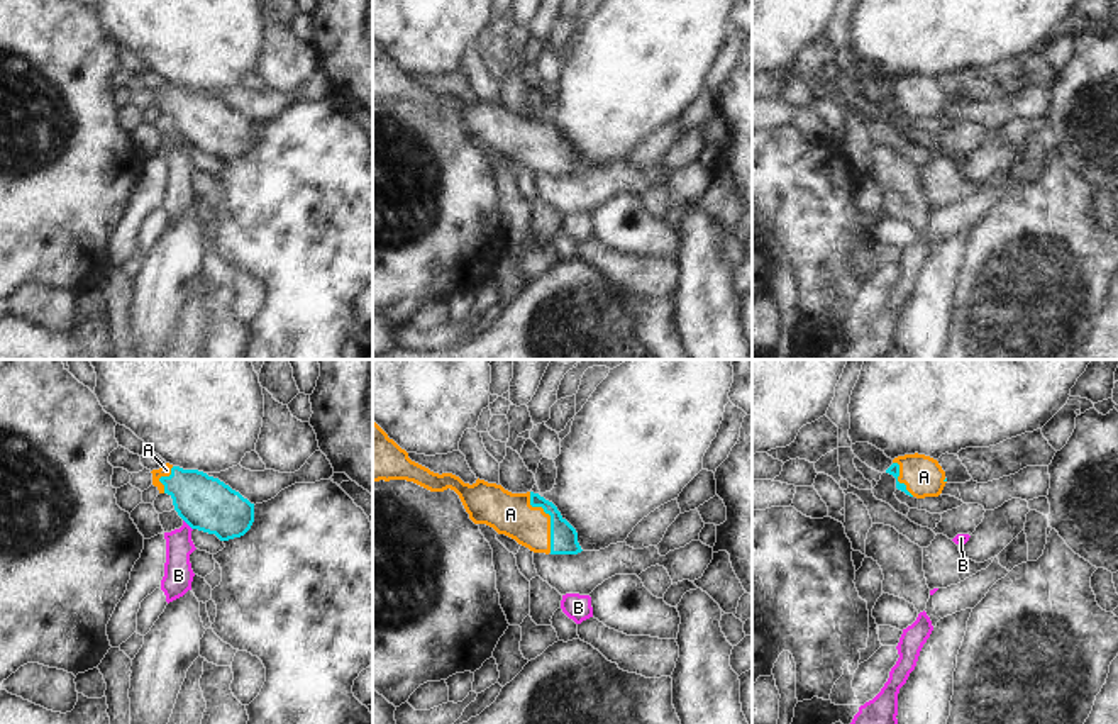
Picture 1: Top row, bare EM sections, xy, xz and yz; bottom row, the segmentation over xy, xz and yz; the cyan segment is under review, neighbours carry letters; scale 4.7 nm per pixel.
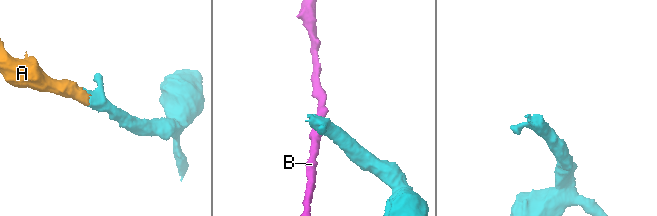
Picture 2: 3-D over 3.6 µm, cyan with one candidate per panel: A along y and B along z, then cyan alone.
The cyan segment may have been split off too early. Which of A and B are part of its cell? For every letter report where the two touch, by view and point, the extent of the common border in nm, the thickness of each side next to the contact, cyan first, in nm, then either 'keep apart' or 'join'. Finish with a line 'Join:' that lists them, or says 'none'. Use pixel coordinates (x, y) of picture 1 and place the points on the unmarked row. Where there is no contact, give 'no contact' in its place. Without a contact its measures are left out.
A: xz (551, 139) | 300 nm | 130/200 nm | join
B: xy (187, 143) | 70 nm | 260/140 nm | keep apart
Join: A

